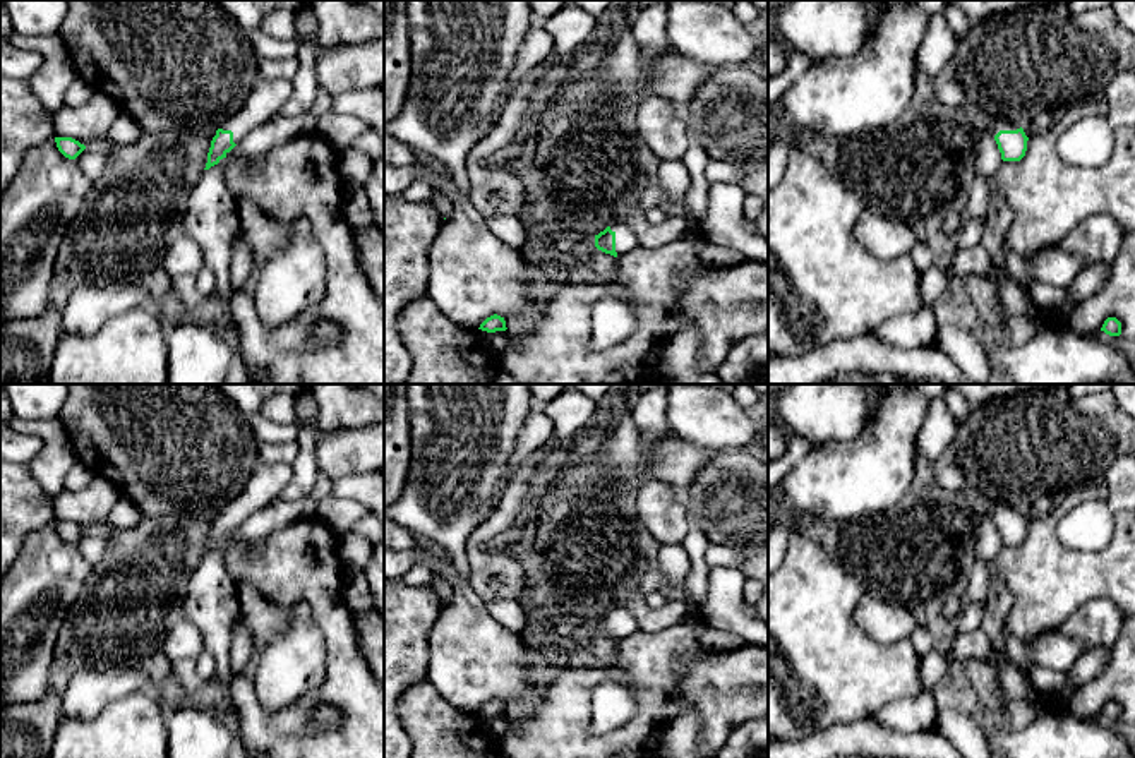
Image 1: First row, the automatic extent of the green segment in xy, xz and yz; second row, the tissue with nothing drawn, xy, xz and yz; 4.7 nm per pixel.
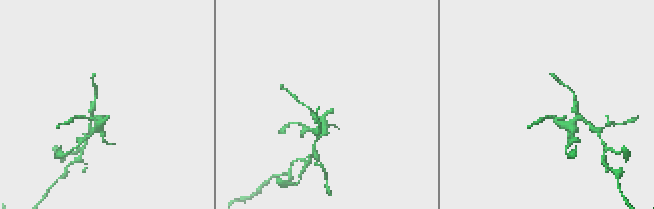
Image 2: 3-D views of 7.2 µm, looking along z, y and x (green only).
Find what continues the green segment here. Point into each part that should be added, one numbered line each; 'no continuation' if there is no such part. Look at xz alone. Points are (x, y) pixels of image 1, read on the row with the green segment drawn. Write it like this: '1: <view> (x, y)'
1: xz (626, 240)

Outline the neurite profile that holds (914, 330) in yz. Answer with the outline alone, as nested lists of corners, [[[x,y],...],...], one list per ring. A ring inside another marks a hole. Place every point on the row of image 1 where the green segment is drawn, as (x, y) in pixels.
[[[921,305],[914,314],[893,317],[868,333],[890,346],[916,348],[933,343],[938,329],[933,307]]]

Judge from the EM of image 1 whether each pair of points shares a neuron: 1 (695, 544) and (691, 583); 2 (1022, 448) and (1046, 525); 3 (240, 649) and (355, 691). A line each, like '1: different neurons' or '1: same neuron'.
1: same neuron
2: different neurons
3: different neurons

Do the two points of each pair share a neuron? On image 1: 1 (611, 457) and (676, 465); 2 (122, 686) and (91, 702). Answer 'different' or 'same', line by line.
1: same
2: same

